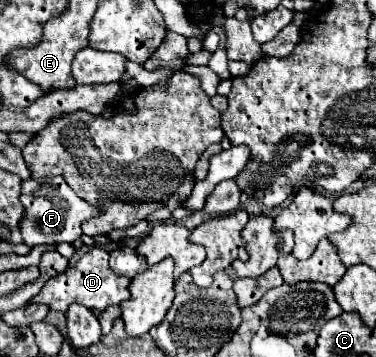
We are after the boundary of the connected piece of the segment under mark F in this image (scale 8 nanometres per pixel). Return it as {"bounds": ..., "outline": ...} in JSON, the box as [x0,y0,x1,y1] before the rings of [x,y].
{"bounds":[19,176,95,248],"outline":[[[61,176],[23,180],[19,200],[25,206],[25,216],[19,222],[19,230],[23,236],[23,244],[27,244],[29,248],[41,244],[75,242],[81,236],[81,222],[95,216],[95,208],[83,202]]]}

